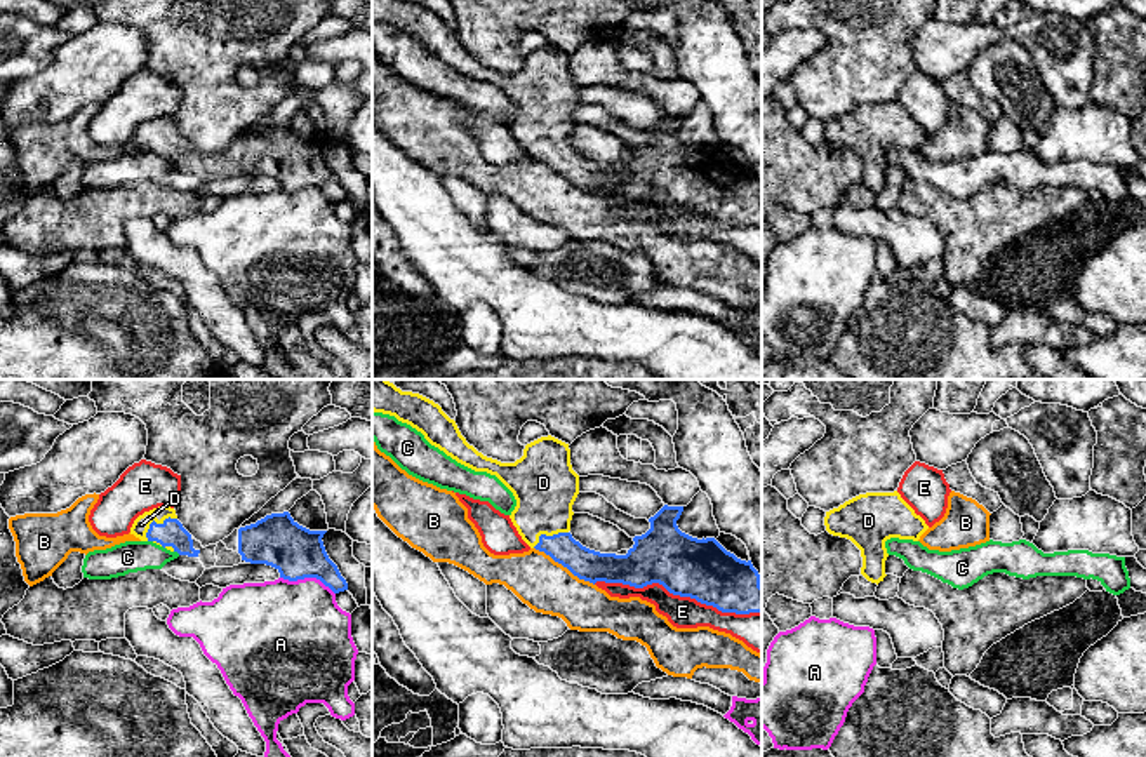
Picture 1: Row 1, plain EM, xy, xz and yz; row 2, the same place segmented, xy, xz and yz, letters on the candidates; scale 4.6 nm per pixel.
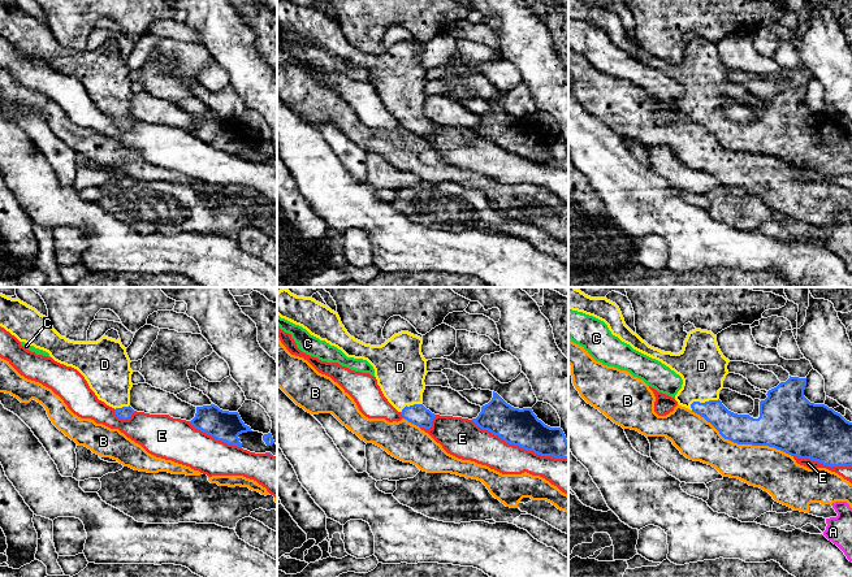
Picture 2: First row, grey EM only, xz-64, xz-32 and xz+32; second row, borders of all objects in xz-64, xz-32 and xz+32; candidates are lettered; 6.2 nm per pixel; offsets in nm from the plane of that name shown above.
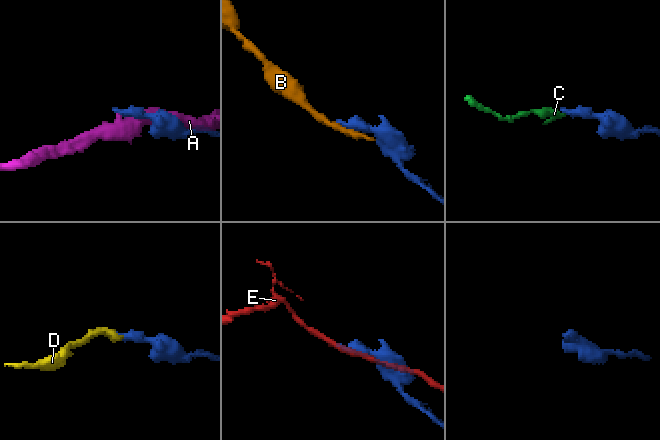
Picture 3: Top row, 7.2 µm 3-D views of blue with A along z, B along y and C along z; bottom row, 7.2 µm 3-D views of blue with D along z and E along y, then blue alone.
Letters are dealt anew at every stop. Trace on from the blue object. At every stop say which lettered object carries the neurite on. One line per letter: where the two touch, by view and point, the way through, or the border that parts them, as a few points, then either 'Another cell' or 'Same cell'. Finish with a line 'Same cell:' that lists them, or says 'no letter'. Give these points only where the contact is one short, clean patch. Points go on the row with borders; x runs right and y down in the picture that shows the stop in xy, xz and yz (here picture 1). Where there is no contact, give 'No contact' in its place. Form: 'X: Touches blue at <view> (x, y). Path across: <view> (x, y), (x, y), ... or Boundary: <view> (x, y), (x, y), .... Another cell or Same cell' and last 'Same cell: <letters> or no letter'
A: Touches blue at xy (308, 576). Another cell
B: Touches blue at xz (564, 566). Another cell
C: Touches blue at xy (178, 552). Boundary: xy (174, 550), (179, 554). Another cell
D: Touches blue at xy (155, 522). Path across: xy (171, 533), (155, 522), (141, 524). Same cell
E: Touches blue at xz (677, 594). Another cell
Same cell: D

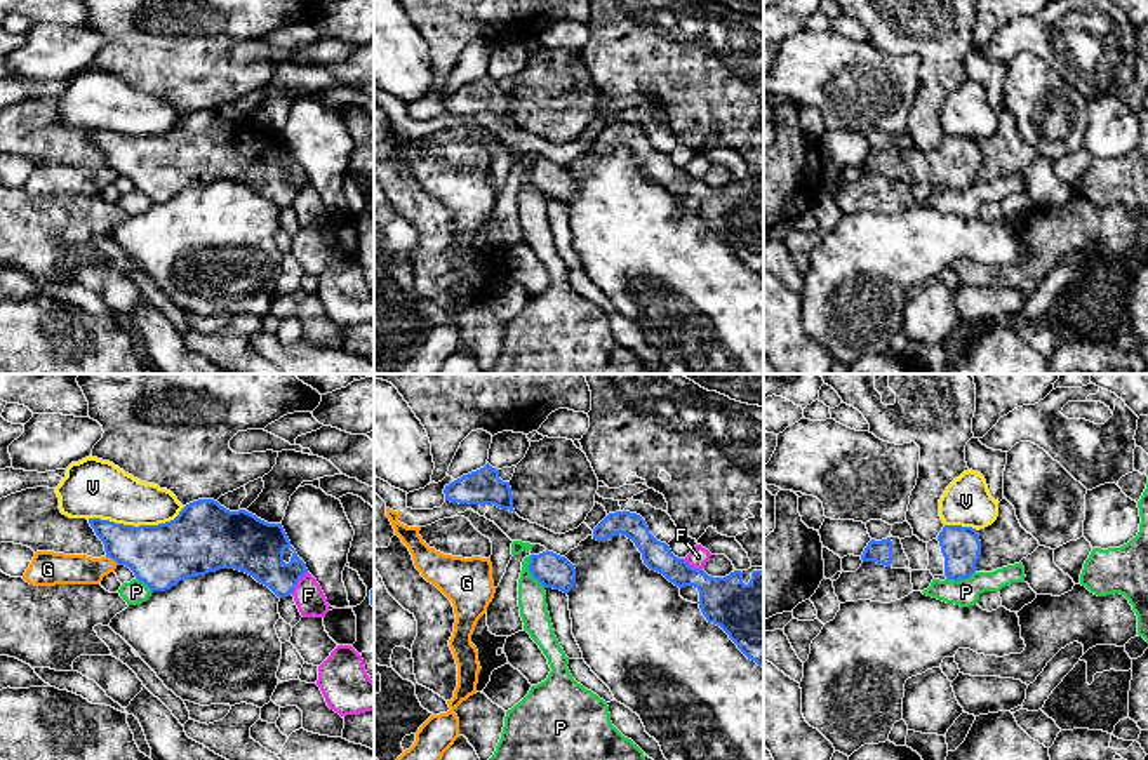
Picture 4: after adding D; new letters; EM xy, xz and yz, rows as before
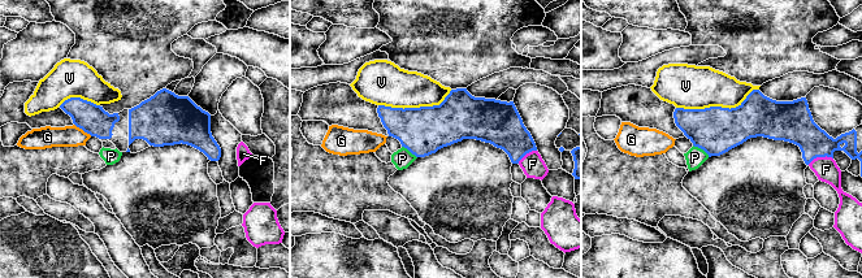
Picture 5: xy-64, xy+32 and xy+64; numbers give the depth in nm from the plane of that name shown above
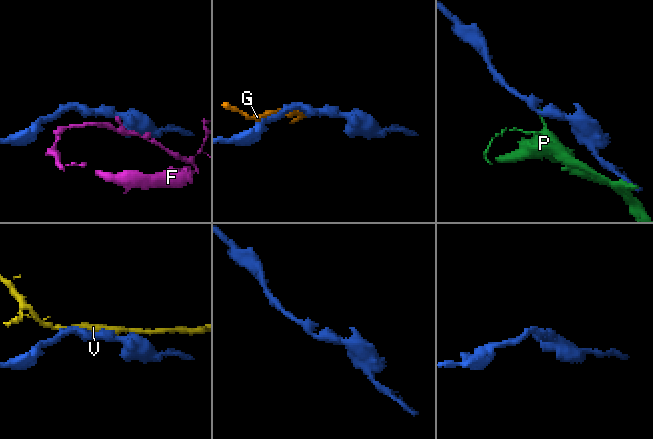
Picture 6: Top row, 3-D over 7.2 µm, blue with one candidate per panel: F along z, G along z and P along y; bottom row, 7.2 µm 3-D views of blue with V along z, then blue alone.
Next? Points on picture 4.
F: Touches blue at xy (296, 583). Another cell
G: Touches blue at xy (113, 559). Another cell
P: Touches blue at xz (531, 573). Boundary: xz (529, 555), (529, 573), (545, 586). Another cell
V: Touches blue at xy (136, 527). Another cell
Same cell: no letter

